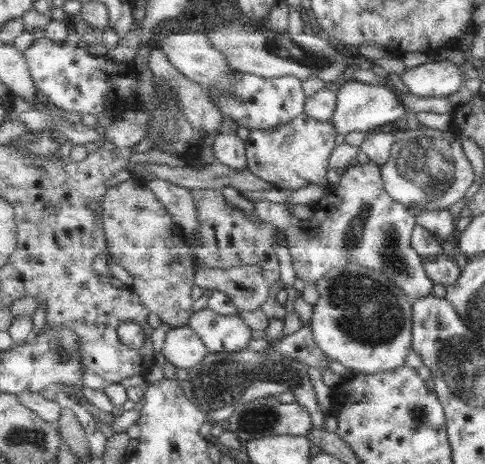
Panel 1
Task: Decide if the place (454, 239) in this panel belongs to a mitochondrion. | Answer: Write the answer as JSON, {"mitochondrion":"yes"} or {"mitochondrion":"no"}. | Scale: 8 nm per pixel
{"mitochondrion":"no"}

